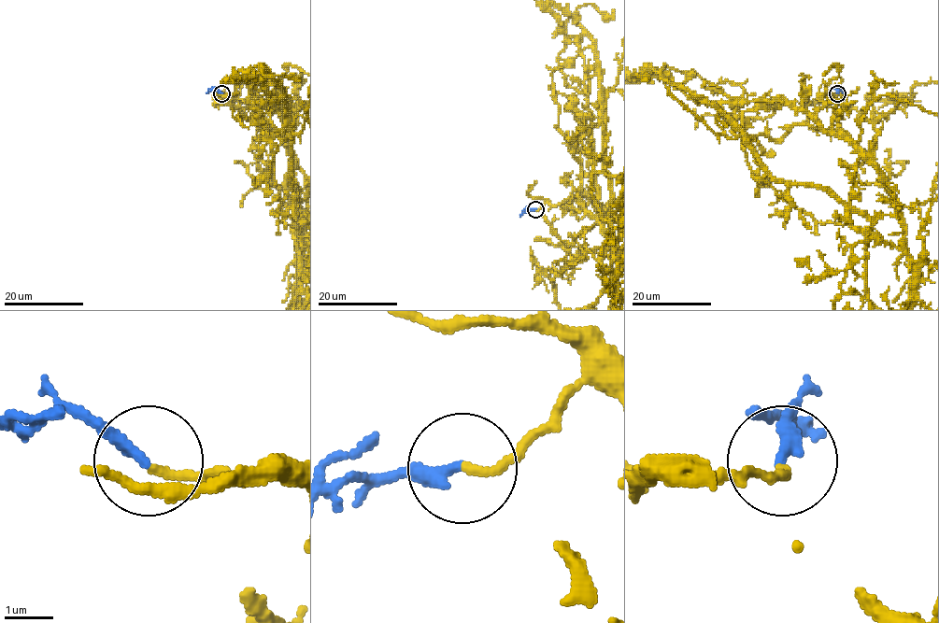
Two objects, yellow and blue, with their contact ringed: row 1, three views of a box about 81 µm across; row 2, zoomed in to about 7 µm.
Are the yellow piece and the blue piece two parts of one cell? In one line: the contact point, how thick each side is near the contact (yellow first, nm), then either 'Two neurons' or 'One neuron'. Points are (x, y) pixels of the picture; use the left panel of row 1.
Place: (221, 93). Thickness 180 nm (yellow) against 260 nm. One neuron

